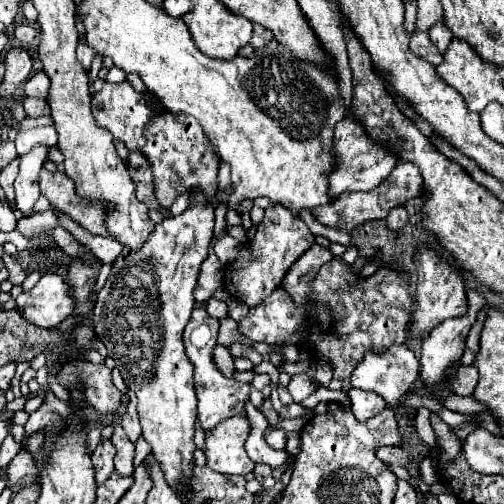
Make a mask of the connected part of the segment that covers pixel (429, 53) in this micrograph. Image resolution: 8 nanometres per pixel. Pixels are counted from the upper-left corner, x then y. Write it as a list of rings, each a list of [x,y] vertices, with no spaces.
[[[414,31],[412,33],[412,53],[426,59],[428,63],[432,63],[434,67],[438,67],[442,63],[442,55],[438,51],[438,47],[430,41],[430,35],[428,33],[420,33],[420,31]]]

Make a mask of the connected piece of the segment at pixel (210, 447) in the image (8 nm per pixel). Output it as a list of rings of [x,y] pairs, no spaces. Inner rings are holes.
[[[246,413],[220,421],[214,429],[206,431],[204,455],[206,465],[216,473],[248,475],[256,463],[246,455],[244,443],[250,435],[250,421]]]

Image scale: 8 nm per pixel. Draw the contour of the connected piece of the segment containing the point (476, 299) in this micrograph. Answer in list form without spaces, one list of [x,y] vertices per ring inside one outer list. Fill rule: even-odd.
[[[468,291],[468,311],[462,317],[454,317],[450,321],[442,321],[442,325],[438,325],[424,341],[422,341],[422,357],[420,357],[420,377],[424,385],[438,385],[444,379],[448,379],[448,371],[450,371],[450,363],[460,359],[462,347],[466,343],[468,331],[476,321],[478,311],[482,311],[486,305],[484,297],[478,291]]]

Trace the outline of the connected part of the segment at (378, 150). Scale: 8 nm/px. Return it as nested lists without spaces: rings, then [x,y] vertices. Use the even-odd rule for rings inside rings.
[[[344,117],[334,129],[334,151],[338,153],[338,165],[330,173],[330,195],[342,195],[344,191],[370,191],[378,187],[398,163],[394,151],[376,143],[356,117]]]

